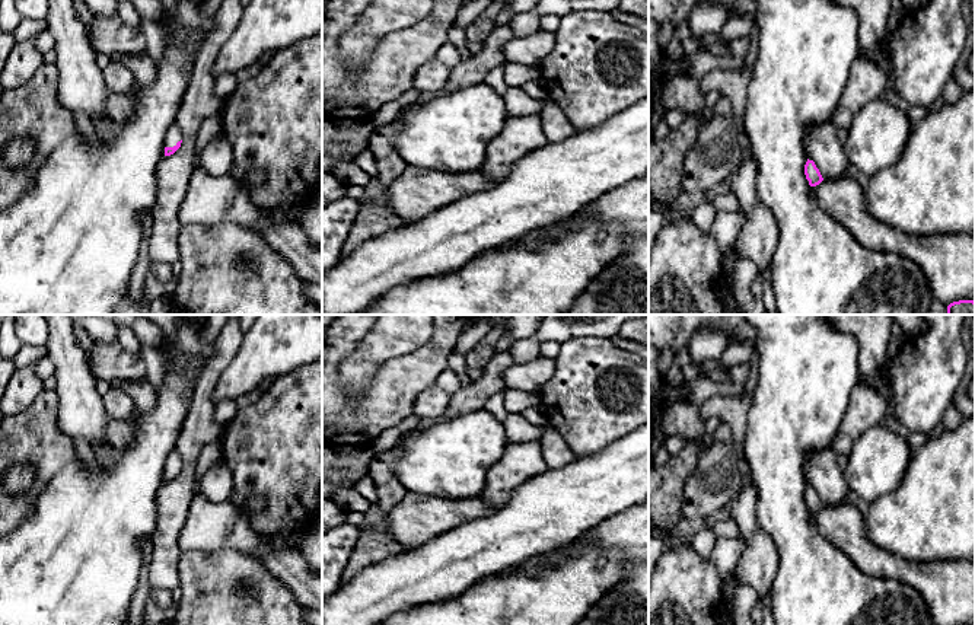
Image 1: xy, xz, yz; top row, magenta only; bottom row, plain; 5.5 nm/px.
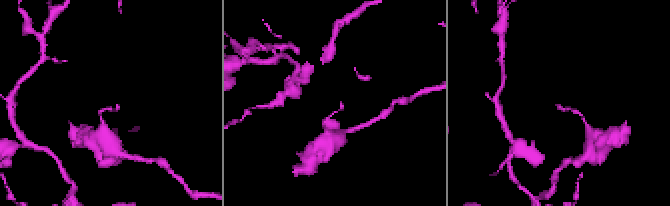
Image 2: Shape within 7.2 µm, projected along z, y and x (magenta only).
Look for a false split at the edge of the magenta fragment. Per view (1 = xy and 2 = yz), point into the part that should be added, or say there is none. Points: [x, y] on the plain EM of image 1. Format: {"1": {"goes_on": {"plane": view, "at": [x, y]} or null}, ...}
{"1": {"goes_on": {"plane": "xy", "at": [174, 461]}}, "2": {"goes_on": null}}

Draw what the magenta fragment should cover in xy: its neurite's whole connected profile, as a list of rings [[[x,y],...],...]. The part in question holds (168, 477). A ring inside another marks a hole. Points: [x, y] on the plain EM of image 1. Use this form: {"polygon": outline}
{"polygon": [[[176,449],[168,456],[165,462],[165,482],[173,481],[182,469],[182,459]]]}

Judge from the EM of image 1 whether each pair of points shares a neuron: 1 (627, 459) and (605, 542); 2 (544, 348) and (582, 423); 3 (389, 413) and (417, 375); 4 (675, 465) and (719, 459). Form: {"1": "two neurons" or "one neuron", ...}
{"1": "two neurons", "2": "two neurons", "3": "one neuron", "4": "two neurons"}

